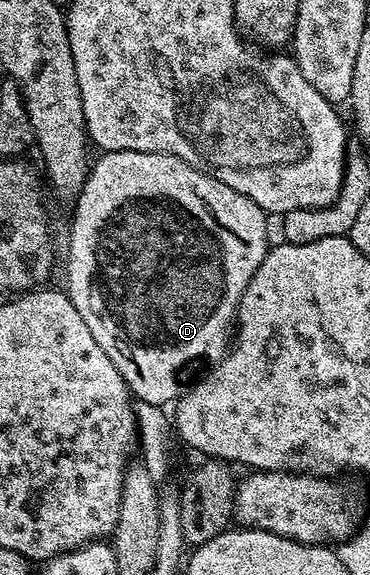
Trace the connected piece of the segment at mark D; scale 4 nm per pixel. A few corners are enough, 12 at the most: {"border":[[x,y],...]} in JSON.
{"border":[[102,152],[67,292],[130,393],[225,358],[267,214]]}

